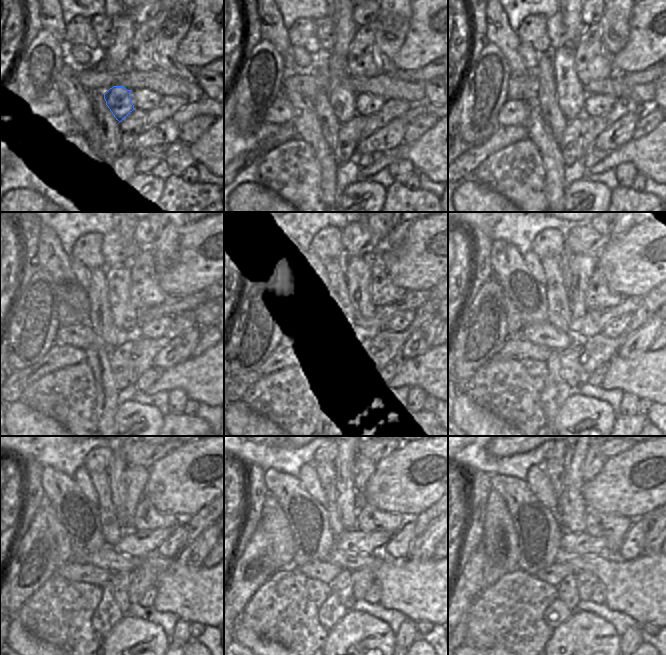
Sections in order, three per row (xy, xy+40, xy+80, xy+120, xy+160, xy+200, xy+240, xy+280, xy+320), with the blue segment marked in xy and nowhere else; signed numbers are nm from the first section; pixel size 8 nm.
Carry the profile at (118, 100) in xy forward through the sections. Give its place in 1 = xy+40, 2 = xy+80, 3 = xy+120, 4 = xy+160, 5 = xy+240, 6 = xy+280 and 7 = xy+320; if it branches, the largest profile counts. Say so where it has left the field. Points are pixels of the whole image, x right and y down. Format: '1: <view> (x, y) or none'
1: xy+40 (343, 101)
2: xy+80 (570, 93)
3: xy+120 (126, 317)
4: xy+160 (351, 273)
5: xy+240 (135, 477)
6: xy+280 (363, 468)
7: xy+320 (594, 460)

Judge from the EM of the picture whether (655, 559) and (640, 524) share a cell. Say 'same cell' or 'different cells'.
different cells

